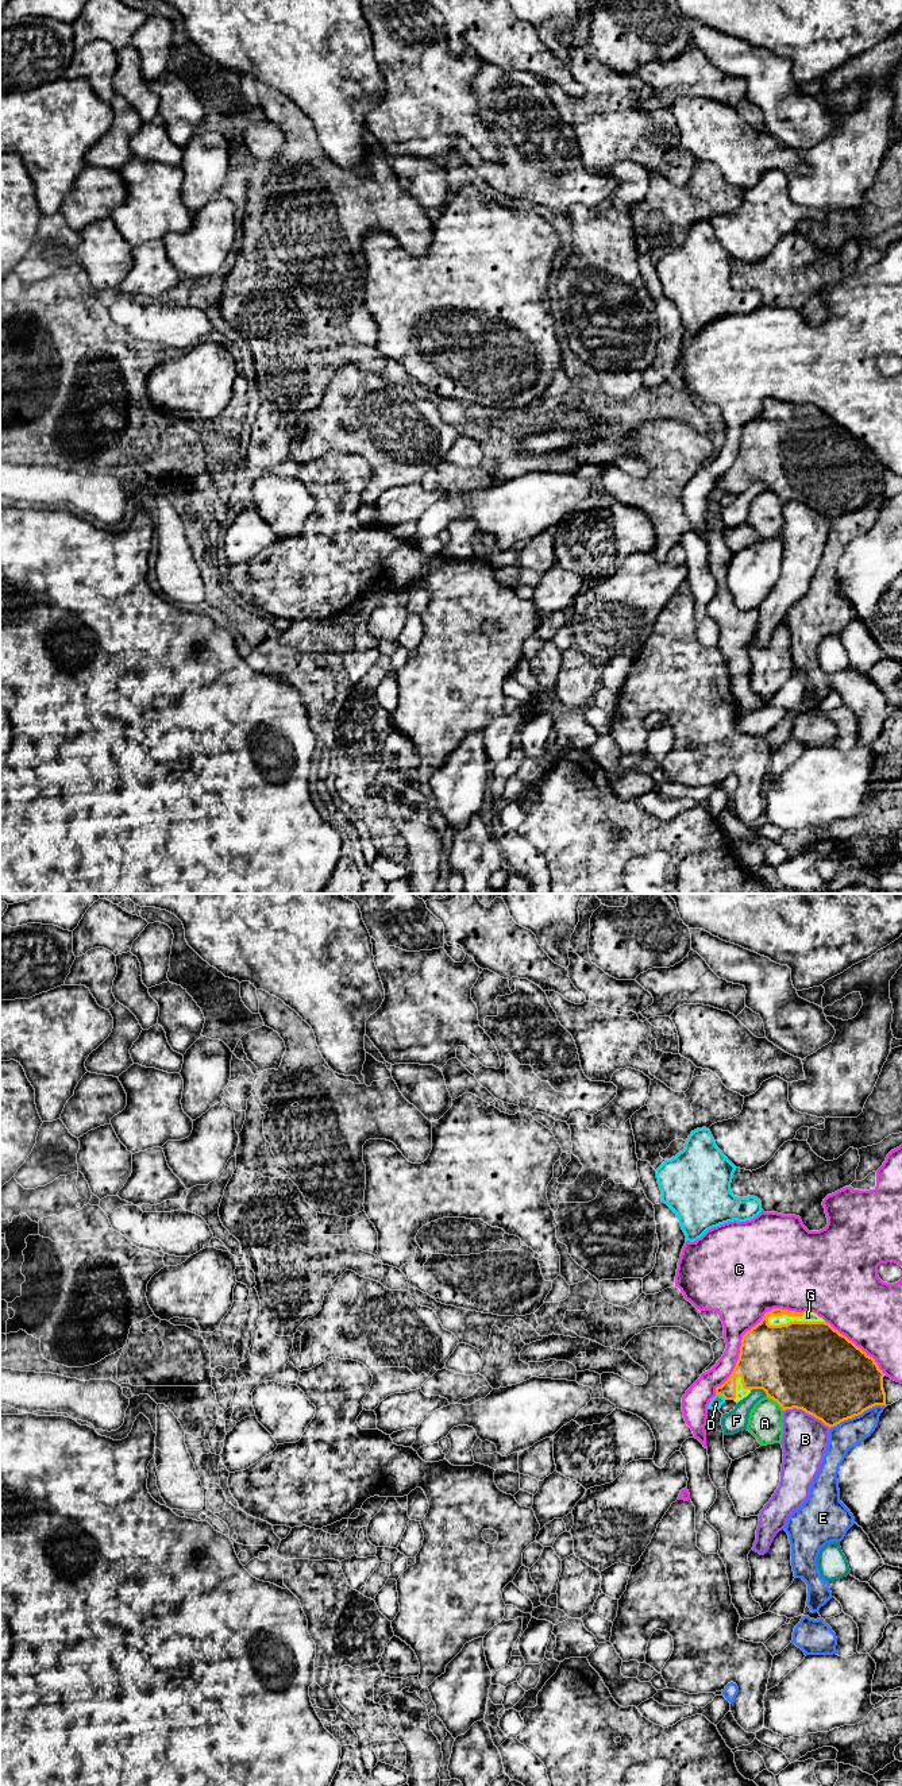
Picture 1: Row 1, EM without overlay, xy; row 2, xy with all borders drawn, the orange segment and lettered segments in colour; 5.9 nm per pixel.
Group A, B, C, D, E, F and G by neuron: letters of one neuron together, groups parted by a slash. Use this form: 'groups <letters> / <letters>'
groups A / B / C / D / E / F / G

